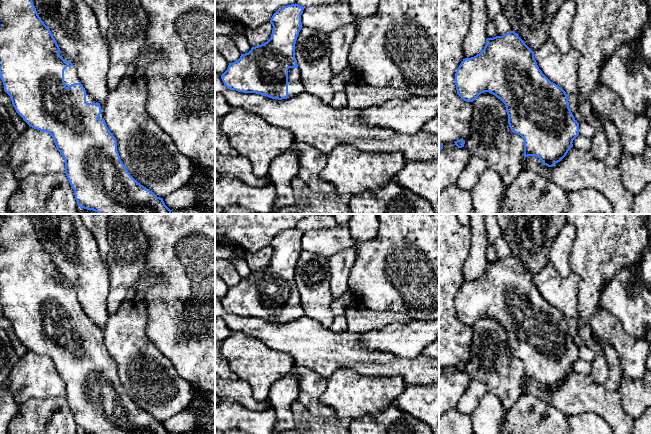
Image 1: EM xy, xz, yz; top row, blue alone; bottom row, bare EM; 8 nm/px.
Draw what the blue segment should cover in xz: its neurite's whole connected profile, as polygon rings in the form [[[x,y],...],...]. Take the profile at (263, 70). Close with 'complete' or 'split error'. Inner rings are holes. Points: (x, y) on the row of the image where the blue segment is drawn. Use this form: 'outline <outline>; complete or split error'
outline [[[291,4],[278,9],[272,16],[273,26],[270,39],[264,44],[252,47],[248,53],[229,63],[221,75],[224,85],[238,92],[256,93],[272,99],[287,99],[304,91],[300,70],[295,58],[295,44],[301,30],[301,15],[304,7]]]; split error

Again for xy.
outline [[[0,0],[0,77],[16,112],[32,128],[49,133],[65,160],[65,173],[80,208],[98,214],[171,214],[163,198],[138,183],[117,151],[117,140],[104,120],[104,104],[94,100],[80,82],[74,65],[60,56],[50,29],[39,17],[32,0]]]; split error

